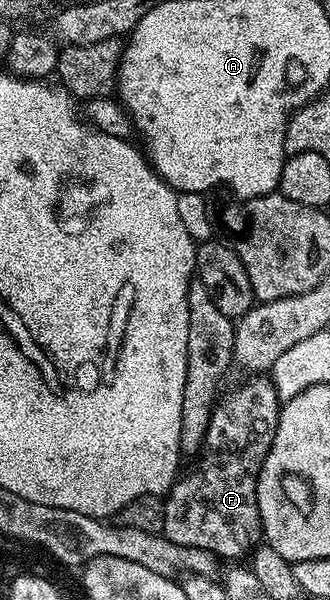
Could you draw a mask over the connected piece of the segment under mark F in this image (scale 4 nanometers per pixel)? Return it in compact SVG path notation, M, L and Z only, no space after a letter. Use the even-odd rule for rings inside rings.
M256 373L245 379L248 380L241 387L234 388L228 396L225 394L212 408L208 432L204 438L202 454L199 456L200 468L189 475L181 474L164 499L166 525L163 535L167 539L178 545L206 549L221 560L232 559L228 561L243 560L240 559L243 555L244 558L251 556L261 542L262 528L256 492L258 477L272 448L282 406L280 394L276 392L276 384L267 374Z

